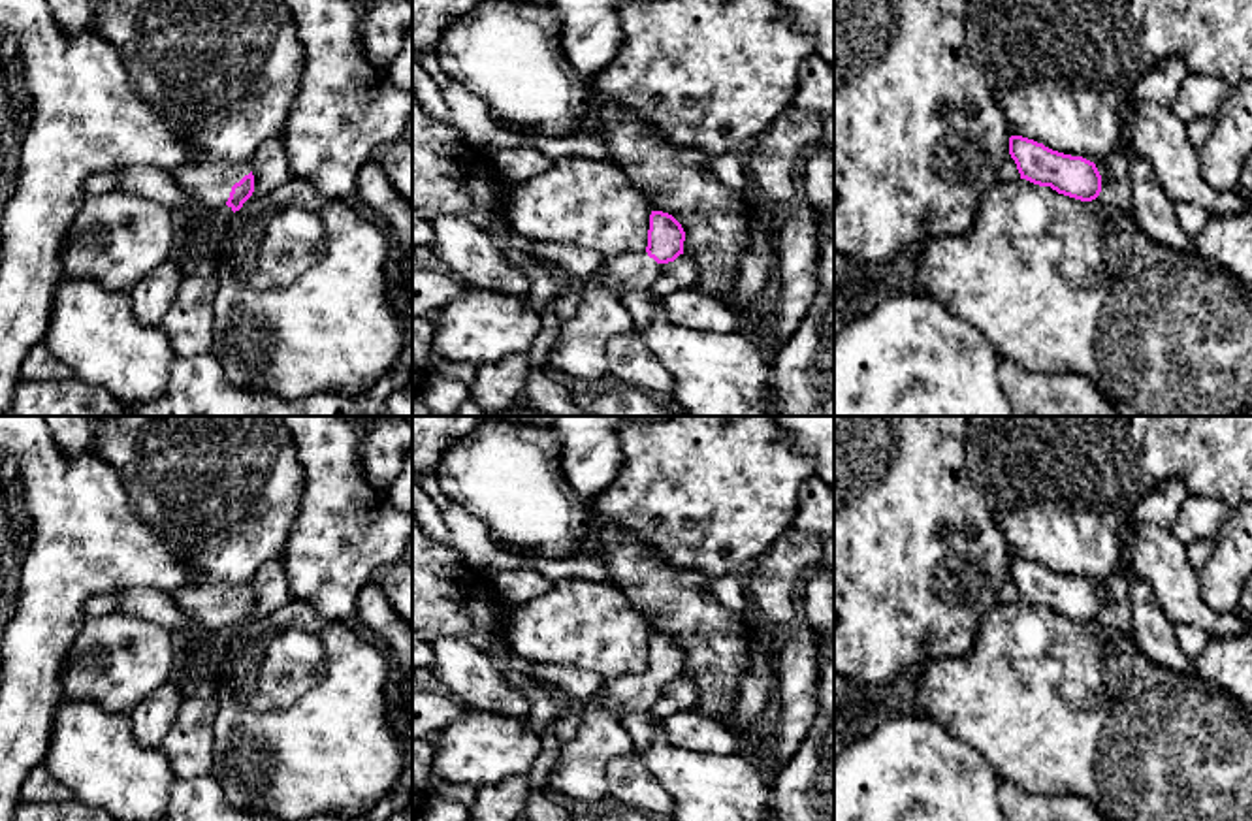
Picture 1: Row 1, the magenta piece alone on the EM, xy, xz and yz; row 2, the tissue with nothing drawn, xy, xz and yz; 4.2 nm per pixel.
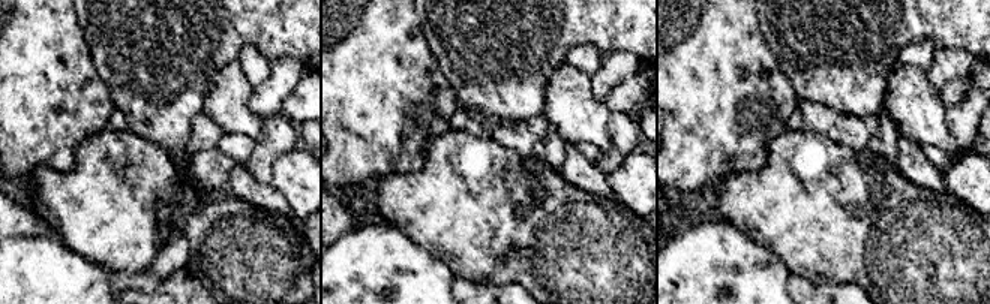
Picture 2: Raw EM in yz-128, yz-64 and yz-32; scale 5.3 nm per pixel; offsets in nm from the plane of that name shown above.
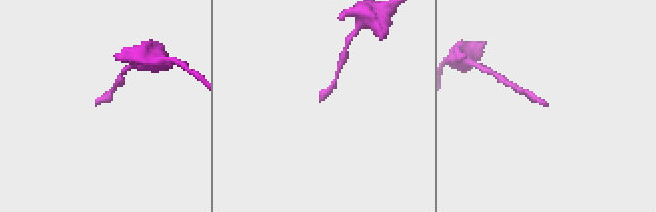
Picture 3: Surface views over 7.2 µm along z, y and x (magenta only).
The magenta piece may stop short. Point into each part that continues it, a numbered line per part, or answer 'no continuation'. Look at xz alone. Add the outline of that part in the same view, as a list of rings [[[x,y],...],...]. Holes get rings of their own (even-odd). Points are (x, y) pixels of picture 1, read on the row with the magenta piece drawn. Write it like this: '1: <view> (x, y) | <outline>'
1: xz (631, 270) | [[[623,252],[604,260],[591,279],[599,286],[608,288],[614,296],[621,298],[627,290],[651,290],[663,264],[657,264],[642,252]]]

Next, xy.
1: xy (209, 183) | [[[181,164],[171,171],[173,181],[185,194],[196,198],[207,209],[224,207],[232,186],[252,169],[249,164]]]

